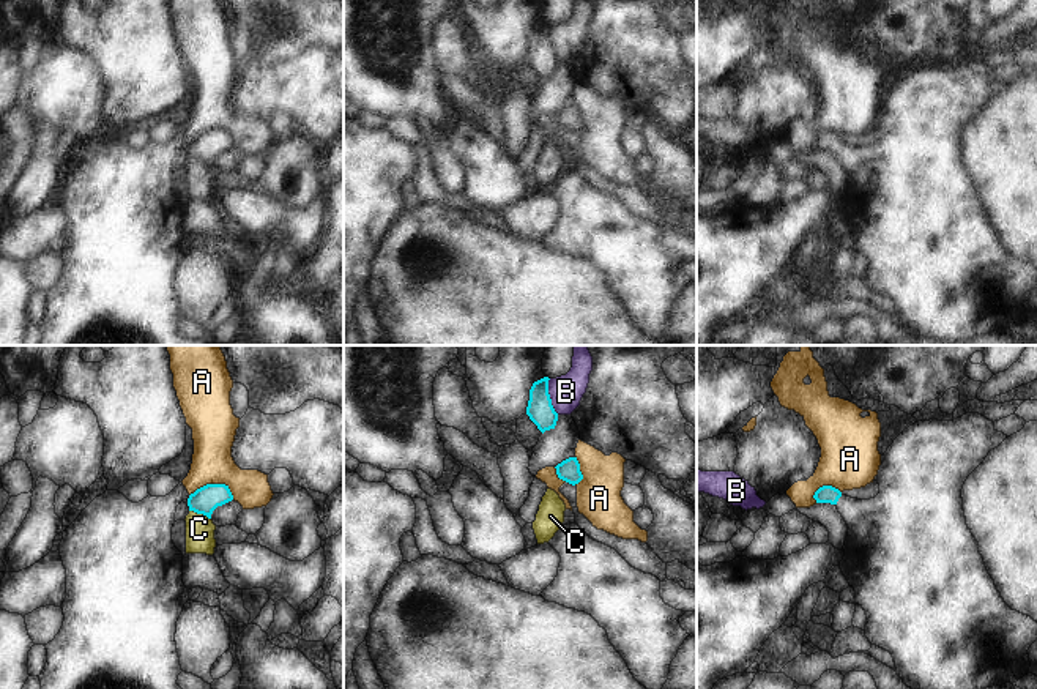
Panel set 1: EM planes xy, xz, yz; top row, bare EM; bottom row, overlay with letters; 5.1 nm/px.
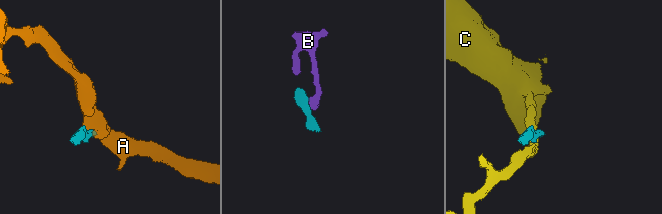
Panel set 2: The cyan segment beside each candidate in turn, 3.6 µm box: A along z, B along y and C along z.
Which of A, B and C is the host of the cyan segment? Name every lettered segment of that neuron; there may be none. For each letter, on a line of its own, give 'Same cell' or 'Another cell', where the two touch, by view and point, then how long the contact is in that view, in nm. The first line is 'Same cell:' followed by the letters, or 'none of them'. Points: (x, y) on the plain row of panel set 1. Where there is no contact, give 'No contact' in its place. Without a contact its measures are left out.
Same cell: none of them
A: Another cell. Touches cyan at xy (215, 131). Shared border 240 nm
B: Another cell. Touches cyan at xz (549, 43). Shared border 190 nm
C: Another cell. Touches cyan at xy (200, 160). Shared border 120 nm.

